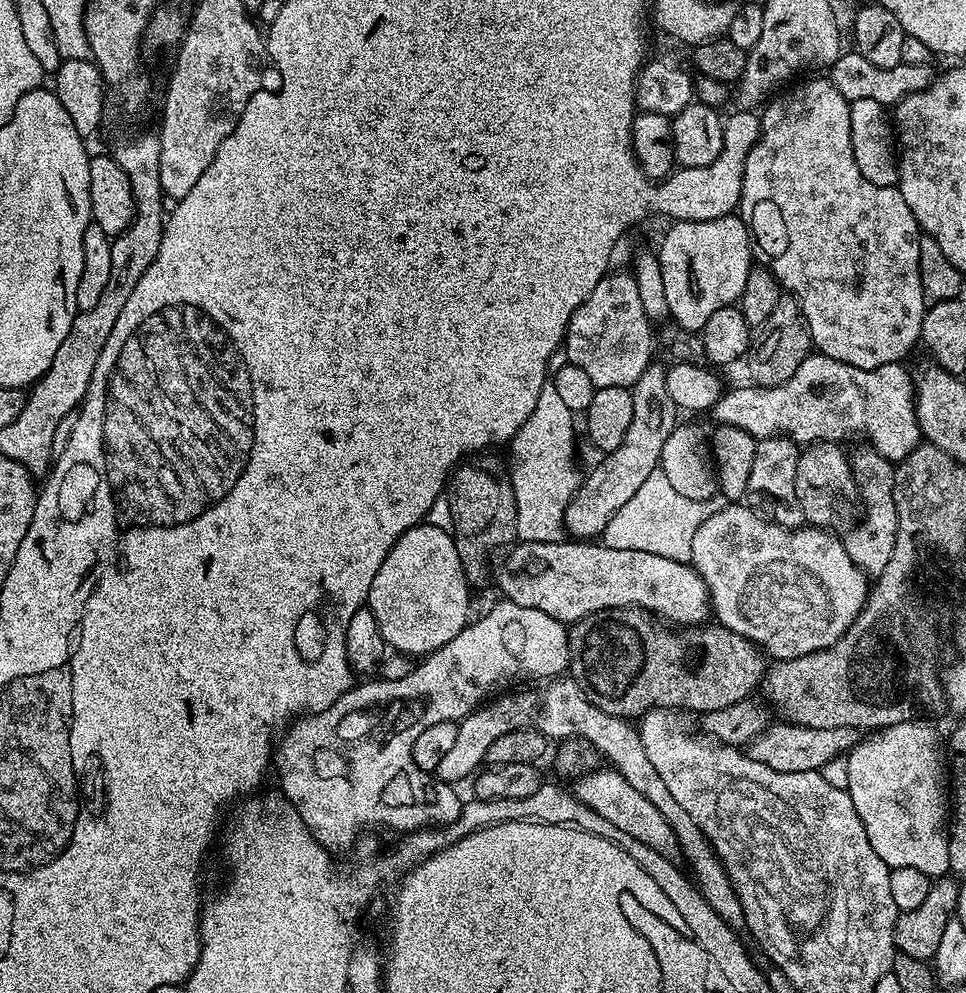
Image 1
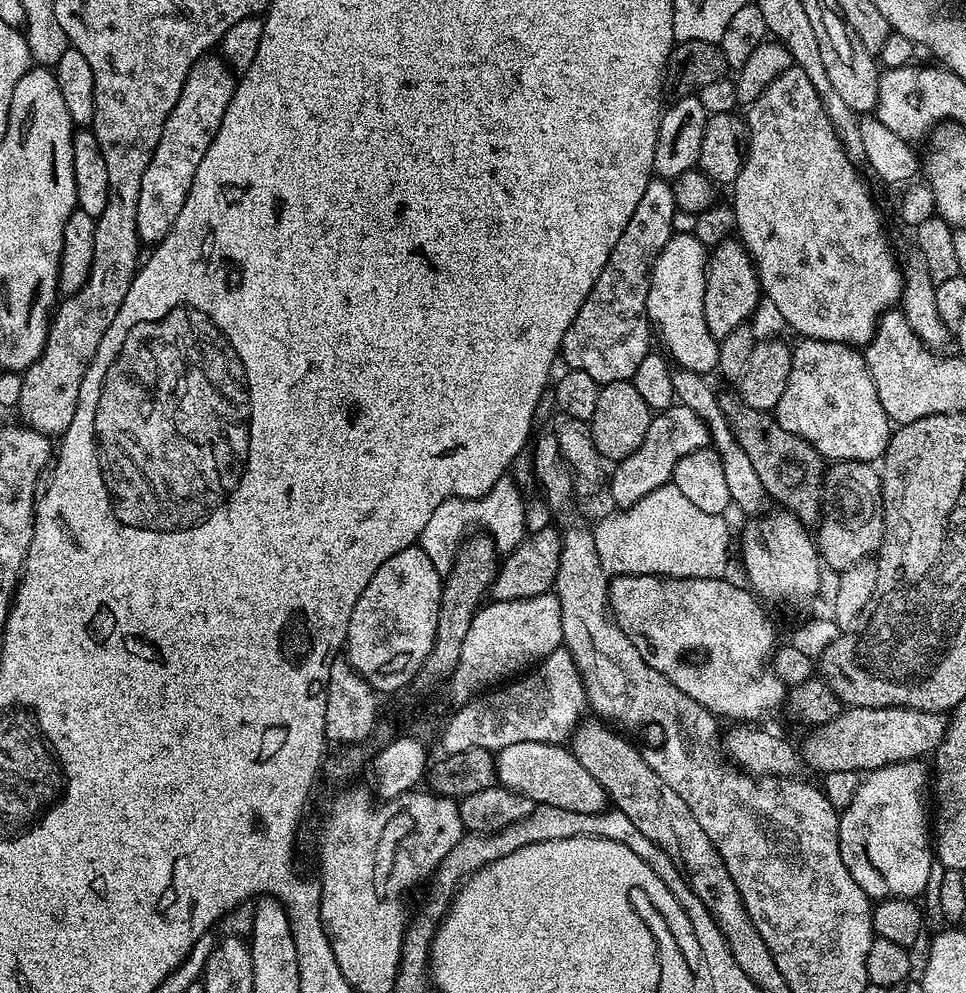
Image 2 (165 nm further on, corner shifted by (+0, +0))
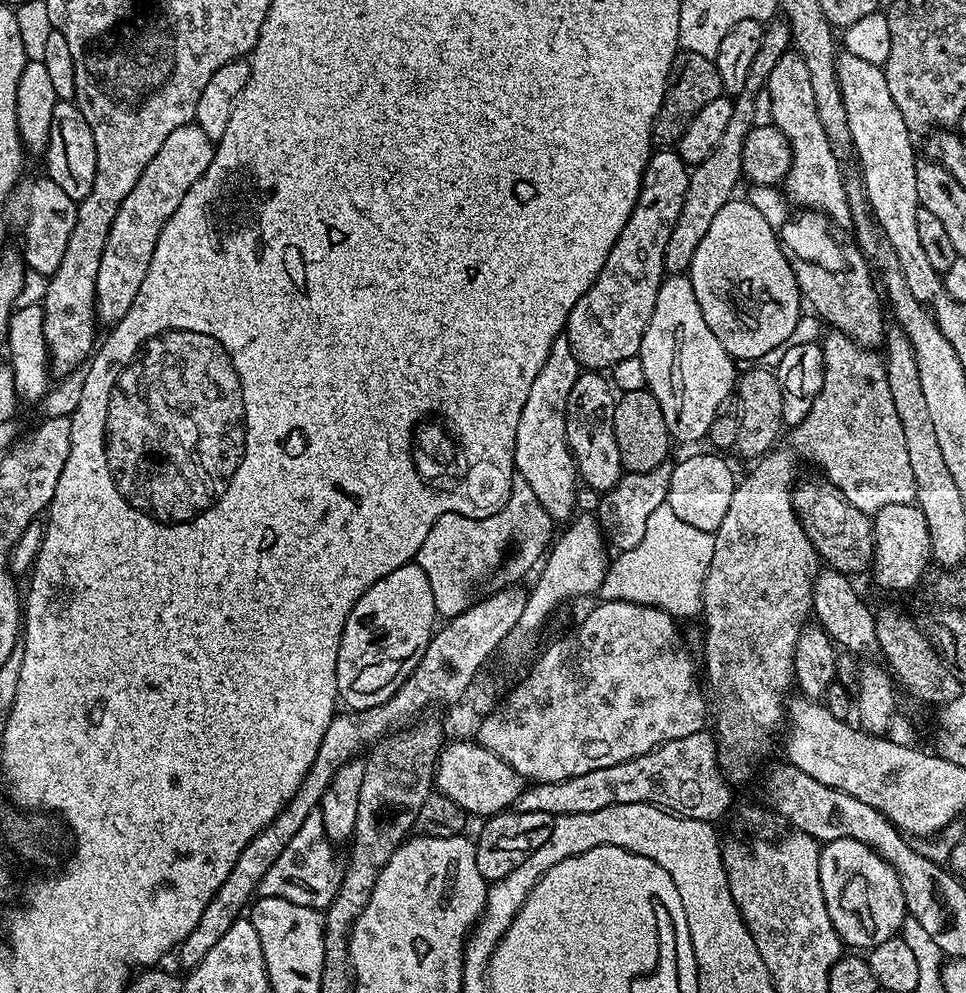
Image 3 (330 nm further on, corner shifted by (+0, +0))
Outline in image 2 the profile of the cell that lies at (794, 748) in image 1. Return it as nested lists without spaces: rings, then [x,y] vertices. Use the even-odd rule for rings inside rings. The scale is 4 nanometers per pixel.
[[[845,707],[838,718],[813,727],[804,740],[802,760],[819,774],[850,770],[867,774],[887,764],[918,760],[935,753],[944,740],[946,720],[939,712],[913,708],[850,708]]]

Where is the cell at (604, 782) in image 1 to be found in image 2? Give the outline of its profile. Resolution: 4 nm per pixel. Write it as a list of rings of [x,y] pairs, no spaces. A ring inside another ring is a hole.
[[[514,742],[514,746],[499,749],[495,758],[497,781],[530,798],[537,806],[558,806],[558,810],[574,810],[574,814],[598,814],[609,807],[608,791],[561,744]]]

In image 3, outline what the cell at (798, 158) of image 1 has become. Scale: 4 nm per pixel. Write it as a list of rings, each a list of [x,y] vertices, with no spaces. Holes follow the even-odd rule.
[[[794,50],[782,54],[768,76],[766,89],[770,96],[772,123],[787,138],[792,151],[792,165],[782,181],[783,191],[789,201],[793,205],[821,212],[837,229],[851,229],[852,211],[844,185],[846,176],[840,173],[842,161],[834,154],[826,138],[822,118],[818,118],[818,110],[814,106],[814,90],[810,86],[810,70],[806,70],[804,59]]]

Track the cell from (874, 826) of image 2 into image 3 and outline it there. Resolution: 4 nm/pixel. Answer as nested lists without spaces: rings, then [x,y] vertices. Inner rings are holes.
[[[854,838],[827,841],[820,849],[820,881],[830,918],[841,941],[852,947],[849,949],[870,950],[903,929],[906,909],[902,882],[884,857],[869,844]]]

